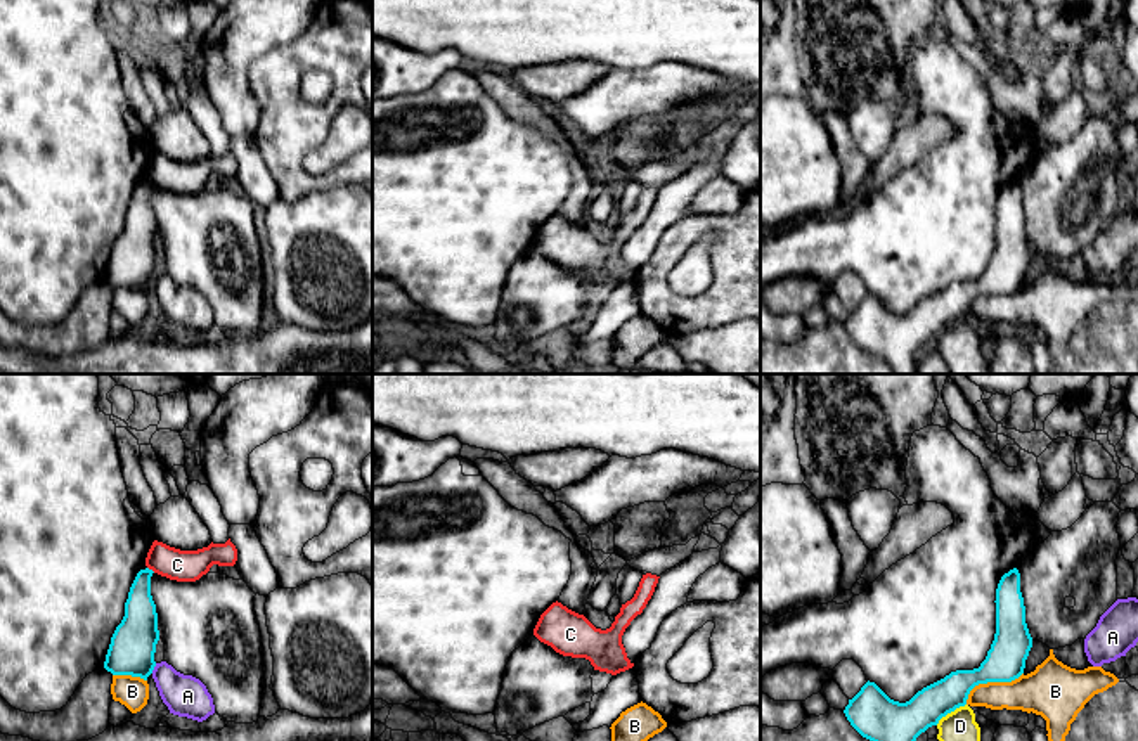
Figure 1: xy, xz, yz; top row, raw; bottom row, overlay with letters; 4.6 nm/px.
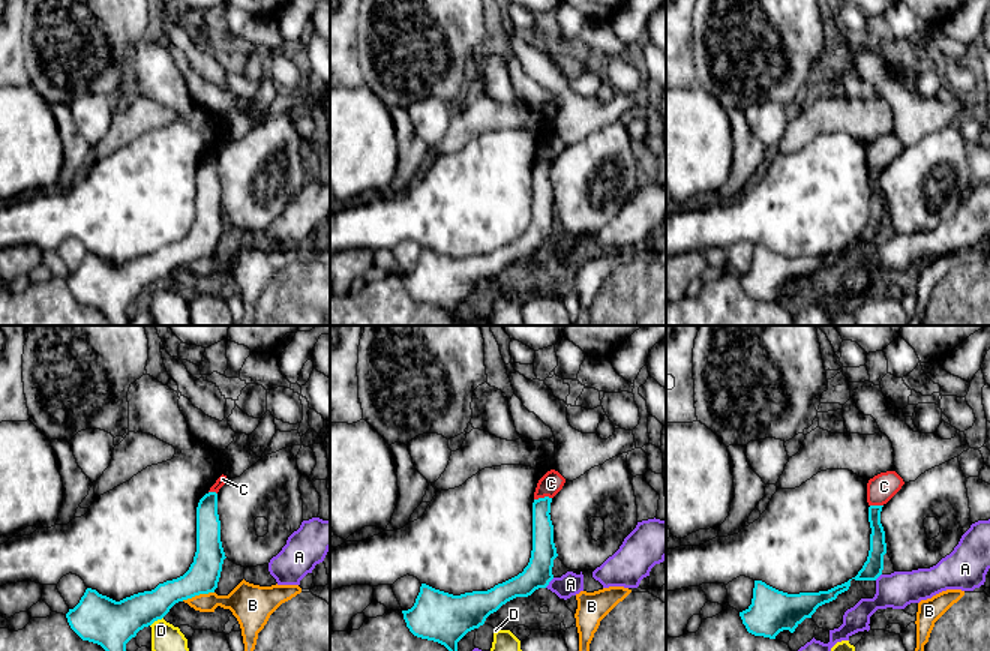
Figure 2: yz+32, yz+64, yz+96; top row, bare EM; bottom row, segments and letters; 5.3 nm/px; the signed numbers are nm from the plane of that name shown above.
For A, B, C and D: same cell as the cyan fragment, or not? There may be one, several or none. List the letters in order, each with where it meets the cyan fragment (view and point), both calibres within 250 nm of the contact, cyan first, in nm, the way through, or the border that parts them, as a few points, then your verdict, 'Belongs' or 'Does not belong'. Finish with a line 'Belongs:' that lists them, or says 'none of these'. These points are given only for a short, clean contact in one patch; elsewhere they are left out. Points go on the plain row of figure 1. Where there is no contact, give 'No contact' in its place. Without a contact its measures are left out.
A: Touches cyan at xy (153, 281). Thickness 220 nm (cyan) against 190 nm. Does not belong
B: Touches cyan at yz (989, 293). Thickness 190 nm (cyan) against 200 nm. Does not belong
C: Touches cyan at xy (151, 182). Thickness 160 nm (cyan) against 140 nm. Boundary: xy (148, 179), (155, 184). Does not belong
D: Touches cyan at yz (950, 324). Thickness 200 nm (cyan) against 190 nm. Does not belong
Belongs: none of these

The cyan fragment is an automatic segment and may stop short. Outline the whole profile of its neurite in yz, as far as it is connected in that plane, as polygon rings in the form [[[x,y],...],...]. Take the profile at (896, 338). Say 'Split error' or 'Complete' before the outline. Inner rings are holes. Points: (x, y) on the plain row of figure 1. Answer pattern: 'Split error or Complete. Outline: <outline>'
Complete. Outline: [[[1017,180],[1005,185],[996,201],[996,246],[979,280],[956,282],[923,300],[909,313],[890,312],[875,294],[866,294],[849,312],[844,325],[866,351],[885,358],[896,374],[915,374],[915,353],[942,329],[967,317],[979,296],[1012,294],[1024,286],[1032,249]]]

